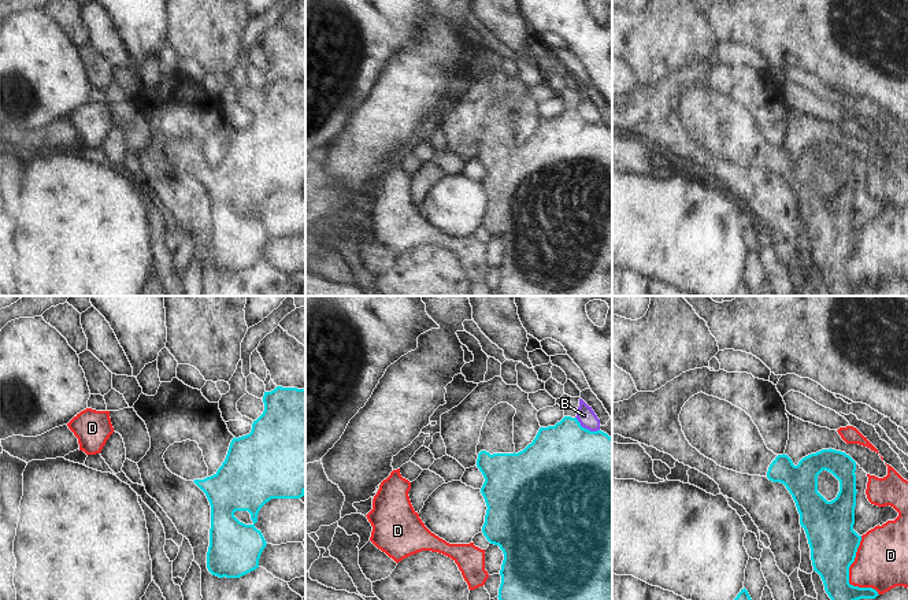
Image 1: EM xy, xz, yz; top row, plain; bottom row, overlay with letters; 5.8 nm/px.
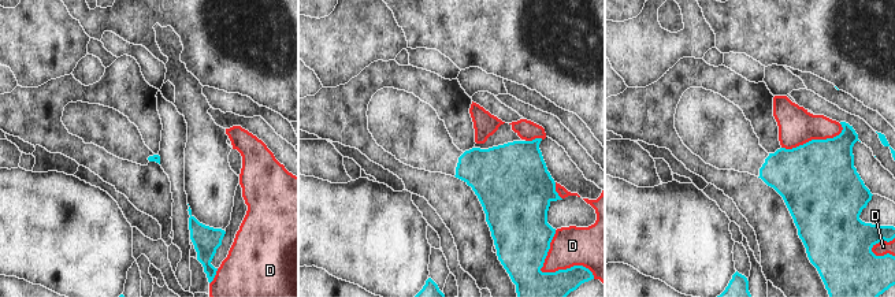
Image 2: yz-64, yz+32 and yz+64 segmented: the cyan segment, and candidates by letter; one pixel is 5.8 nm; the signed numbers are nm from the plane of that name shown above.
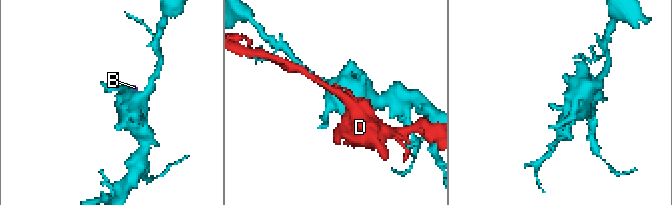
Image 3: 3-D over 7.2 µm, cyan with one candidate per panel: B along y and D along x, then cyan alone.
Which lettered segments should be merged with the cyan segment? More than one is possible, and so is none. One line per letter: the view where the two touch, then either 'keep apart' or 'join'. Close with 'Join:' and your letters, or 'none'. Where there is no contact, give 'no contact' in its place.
B: xz | keep apart
D: yz | keep apart
Join: none

